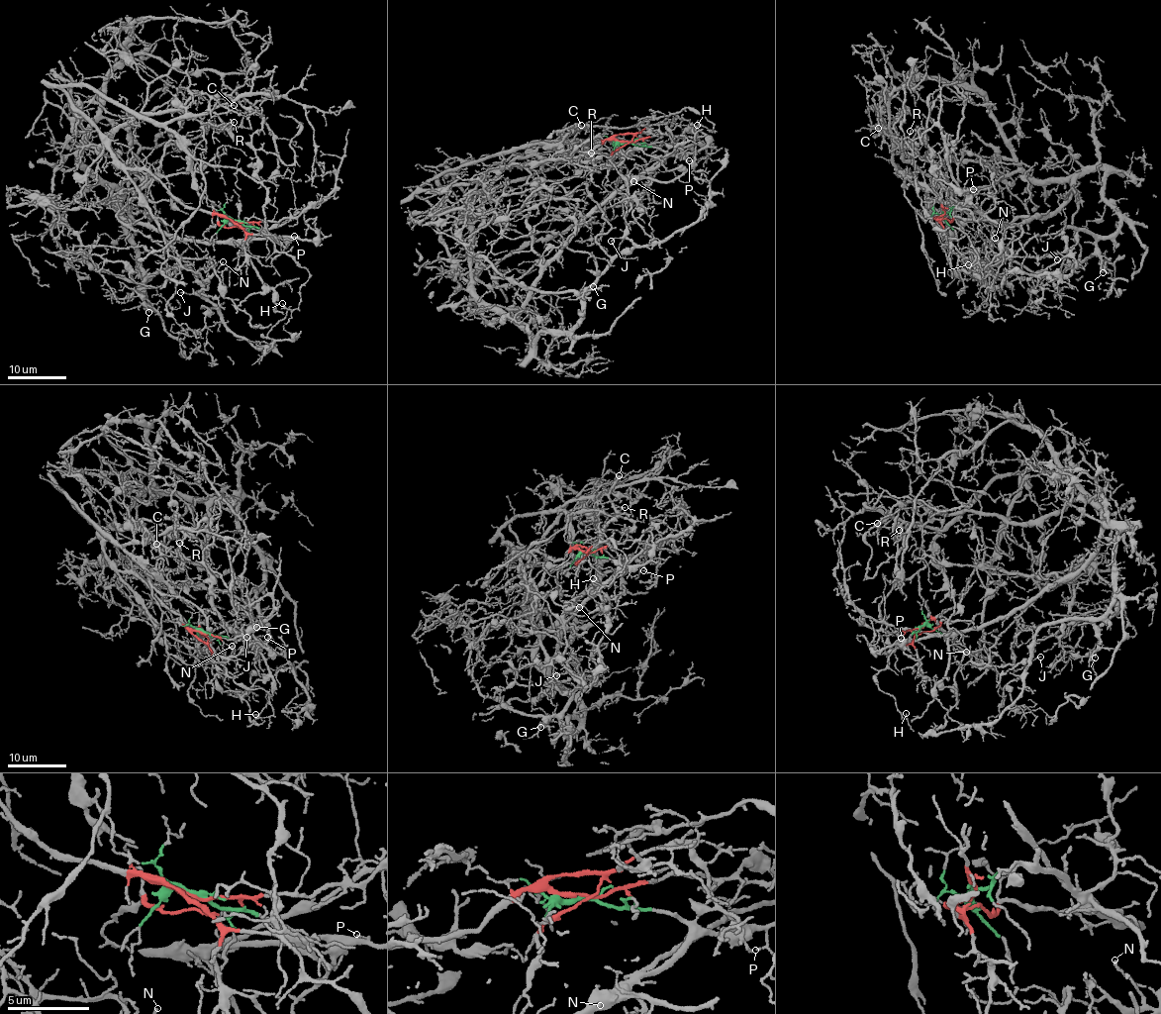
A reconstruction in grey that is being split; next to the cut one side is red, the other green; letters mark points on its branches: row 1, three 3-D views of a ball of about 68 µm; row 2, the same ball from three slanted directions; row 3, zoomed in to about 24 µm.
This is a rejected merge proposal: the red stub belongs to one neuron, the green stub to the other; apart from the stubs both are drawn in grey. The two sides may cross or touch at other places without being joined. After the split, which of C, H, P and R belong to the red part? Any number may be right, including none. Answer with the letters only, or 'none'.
C, H, R

